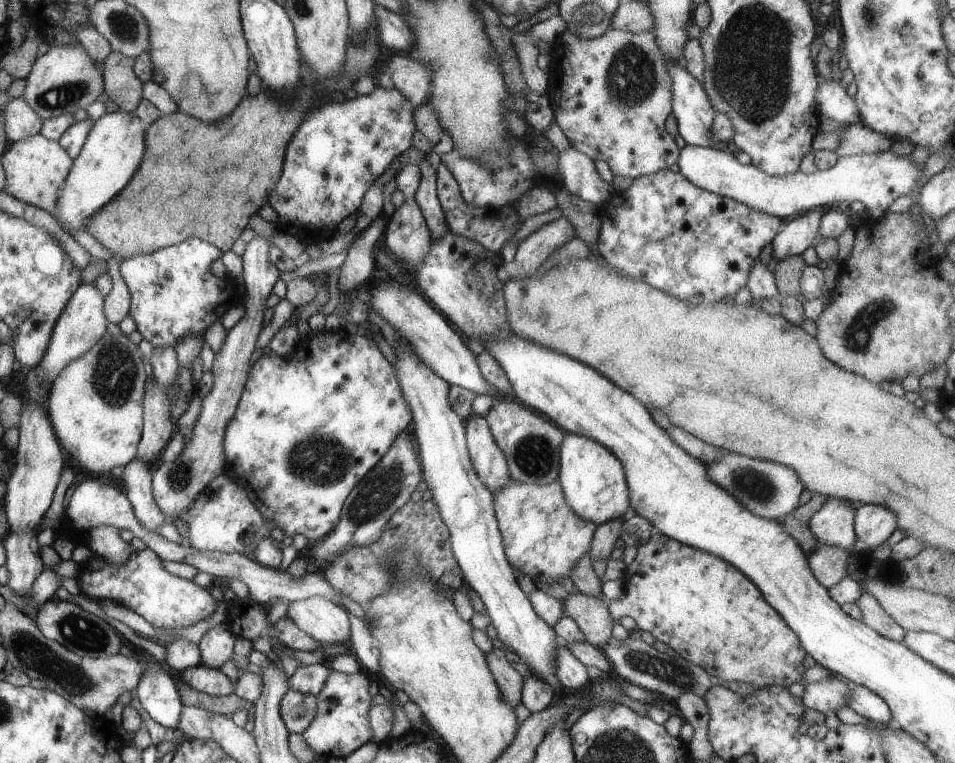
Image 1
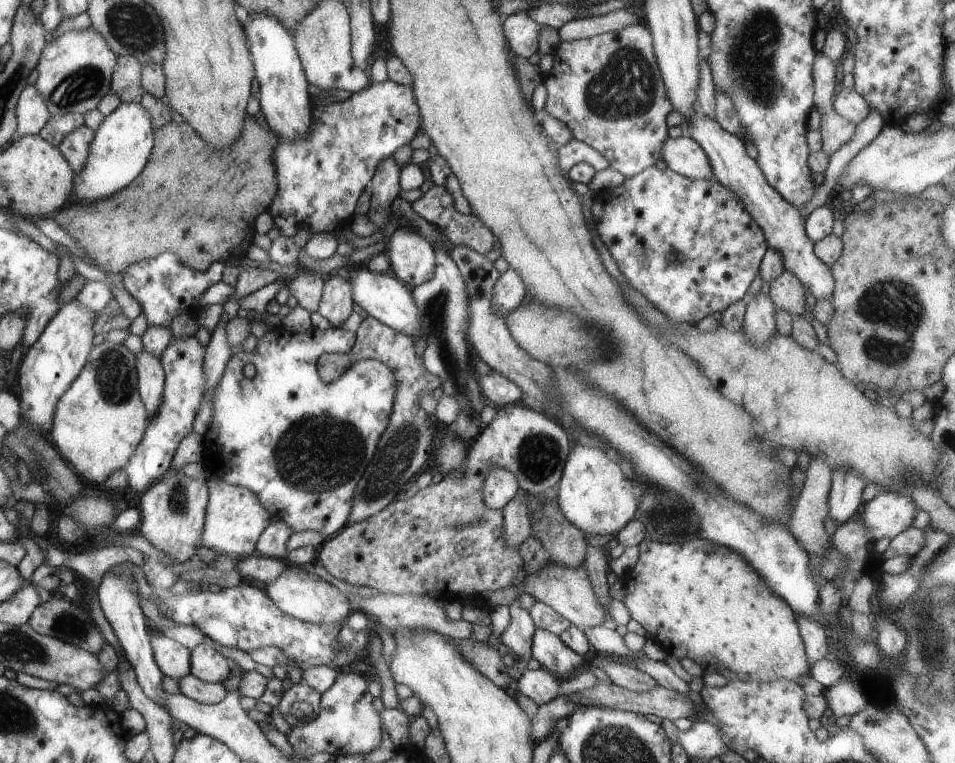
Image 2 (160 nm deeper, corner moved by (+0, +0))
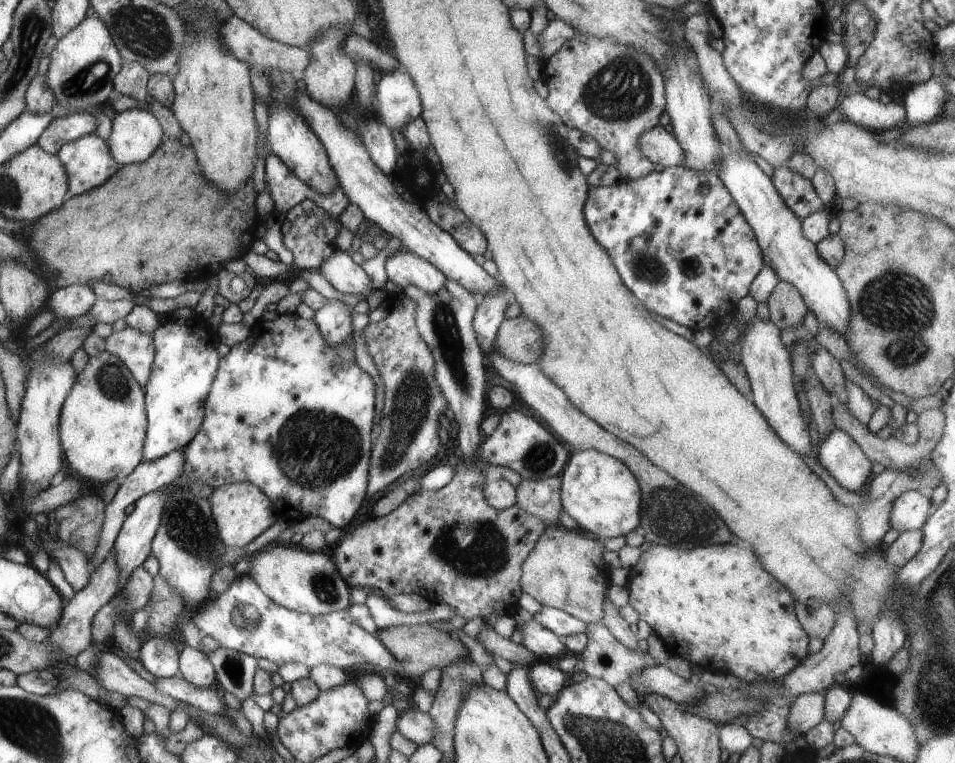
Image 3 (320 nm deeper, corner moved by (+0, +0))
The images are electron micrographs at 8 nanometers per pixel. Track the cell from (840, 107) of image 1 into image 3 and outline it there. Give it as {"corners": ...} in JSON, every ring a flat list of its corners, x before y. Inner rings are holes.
{"corners":[[845,91,839,106,846,120,874,132,887,131,902,127,905,122,905,108,894,102,884,103,872,99,865,93]]}

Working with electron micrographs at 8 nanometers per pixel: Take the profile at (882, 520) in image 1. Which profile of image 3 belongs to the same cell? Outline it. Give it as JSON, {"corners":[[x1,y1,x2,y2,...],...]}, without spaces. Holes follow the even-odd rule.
{"corners":[[910,489,903,492,891,510,891,528,904,531,921,530,927,518,937,509,932,504,931,493,921,493]]}

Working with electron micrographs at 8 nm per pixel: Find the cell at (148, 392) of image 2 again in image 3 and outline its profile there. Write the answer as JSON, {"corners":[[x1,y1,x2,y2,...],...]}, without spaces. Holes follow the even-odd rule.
{"corners":[[126,327,121,331,114,331,106,340,107,351,122,360,125,367,130,369,133,376,145,388,154,360,153,336]]}

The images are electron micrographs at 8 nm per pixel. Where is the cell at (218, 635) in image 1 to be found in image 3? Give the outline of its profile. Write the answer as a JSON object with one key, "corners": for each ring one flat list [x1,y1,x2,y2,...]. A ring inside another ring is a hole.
{"corners":[[187,646,179,653,179,675,200,689,216,686,217,673,212,661,192,647]]}

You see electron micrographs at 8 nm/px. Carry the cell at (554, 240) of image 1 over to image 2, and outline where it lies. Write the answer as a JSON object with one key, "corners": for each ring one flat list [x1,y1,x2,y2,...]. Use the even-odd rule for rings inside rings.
{"corners":[[503,267,503,273,498,277,493,288,493,301,491,306,496,313,506,318,513,310,516,310,526,296,526,288,518,274,511,269]]}

